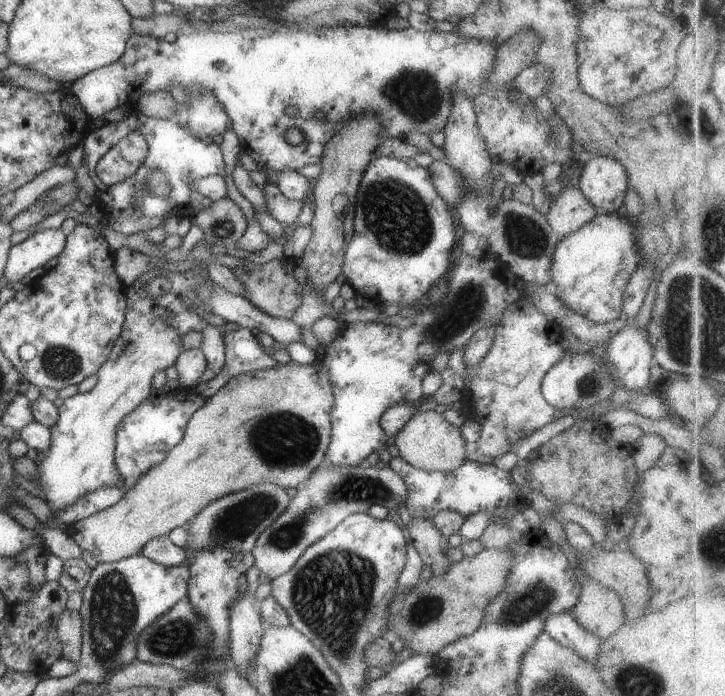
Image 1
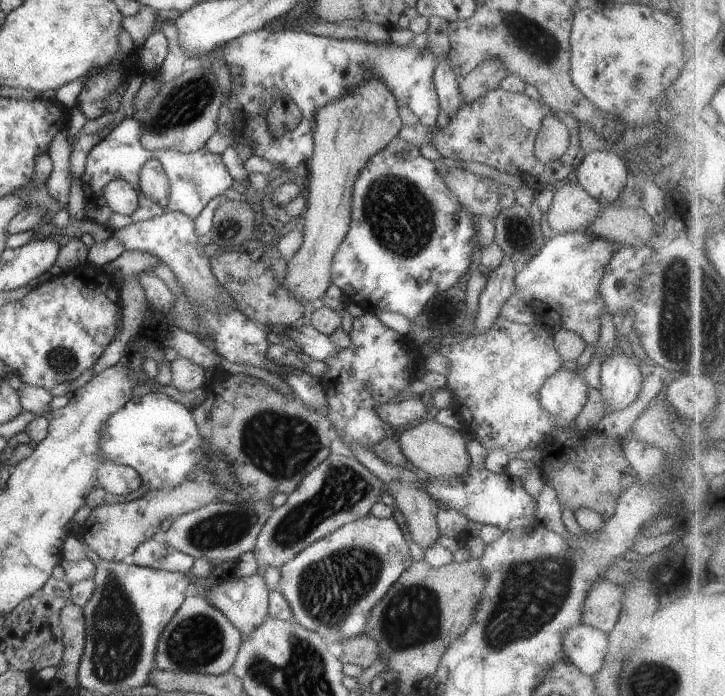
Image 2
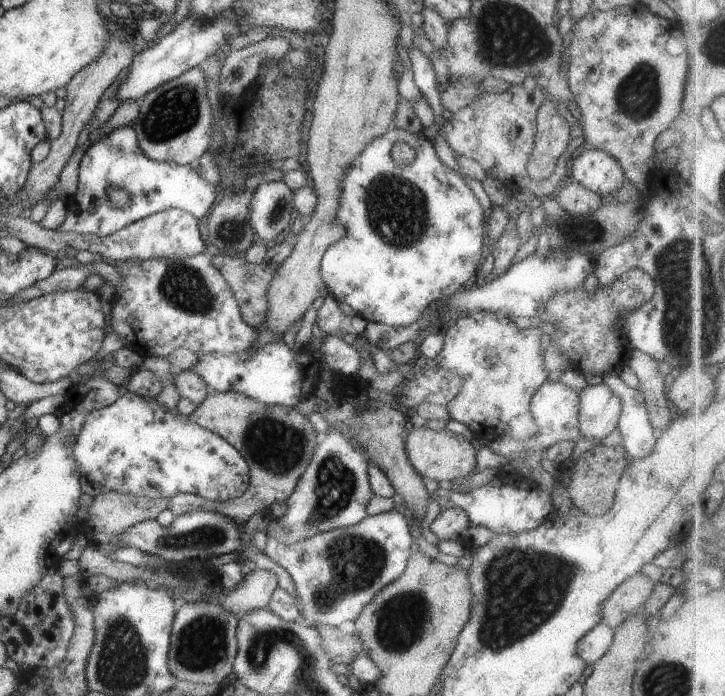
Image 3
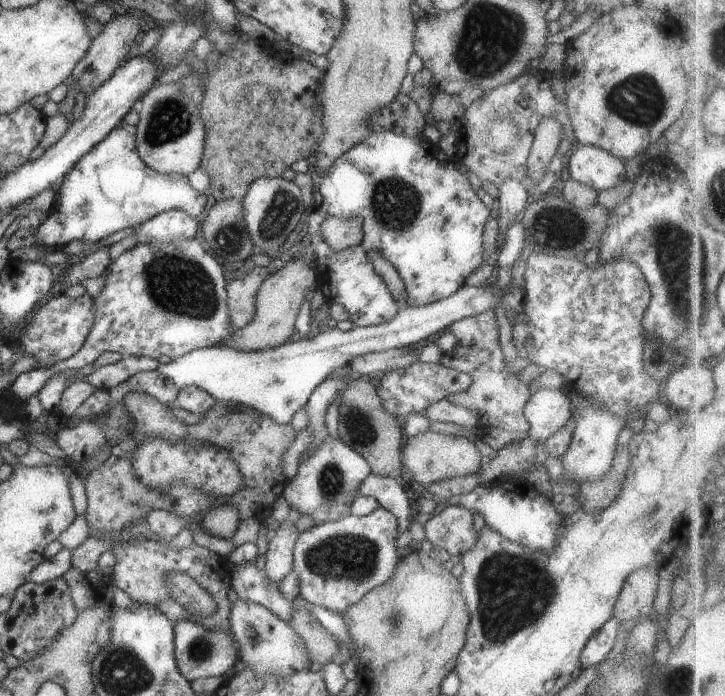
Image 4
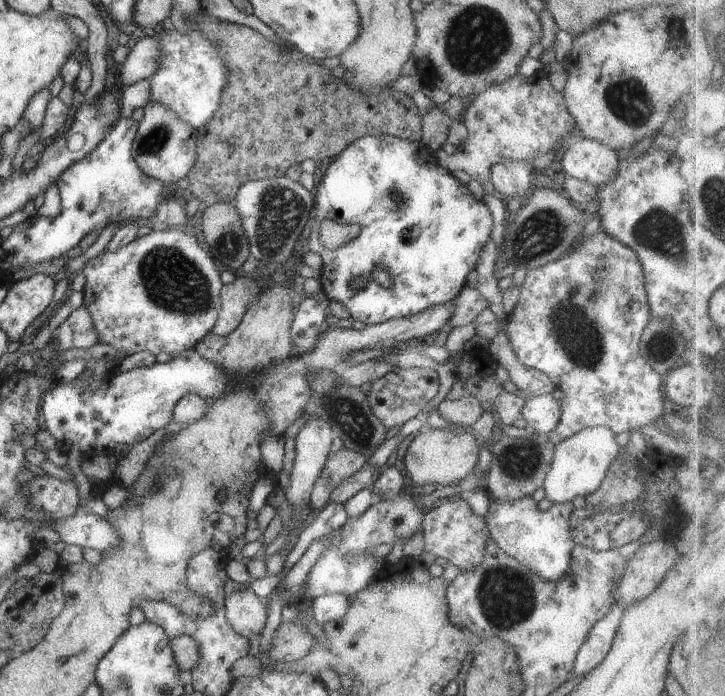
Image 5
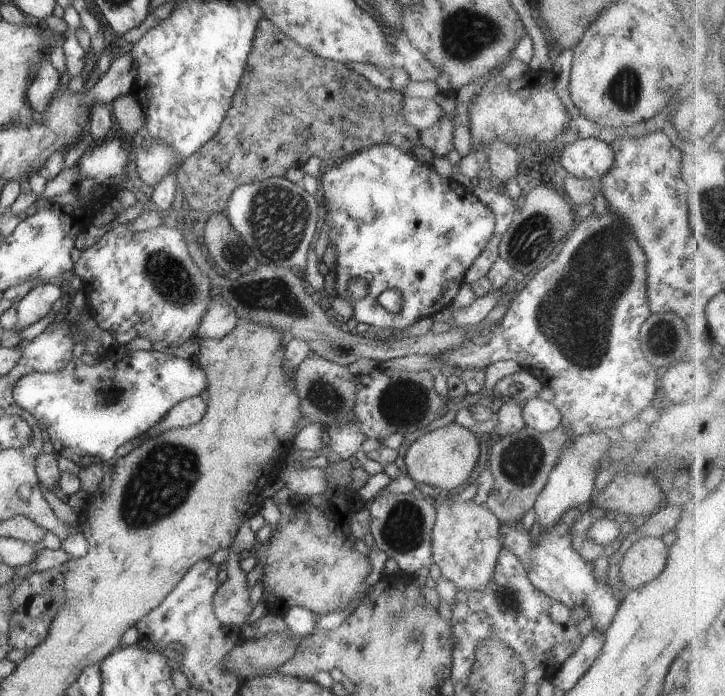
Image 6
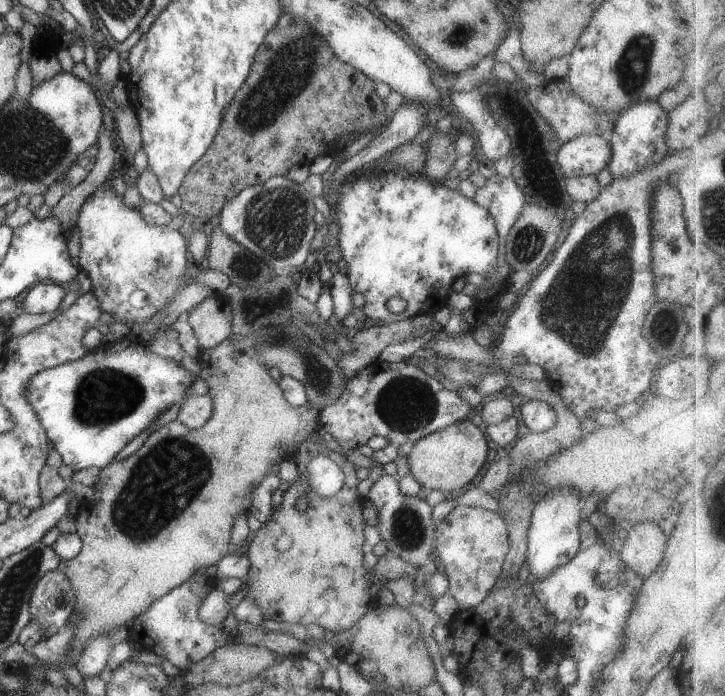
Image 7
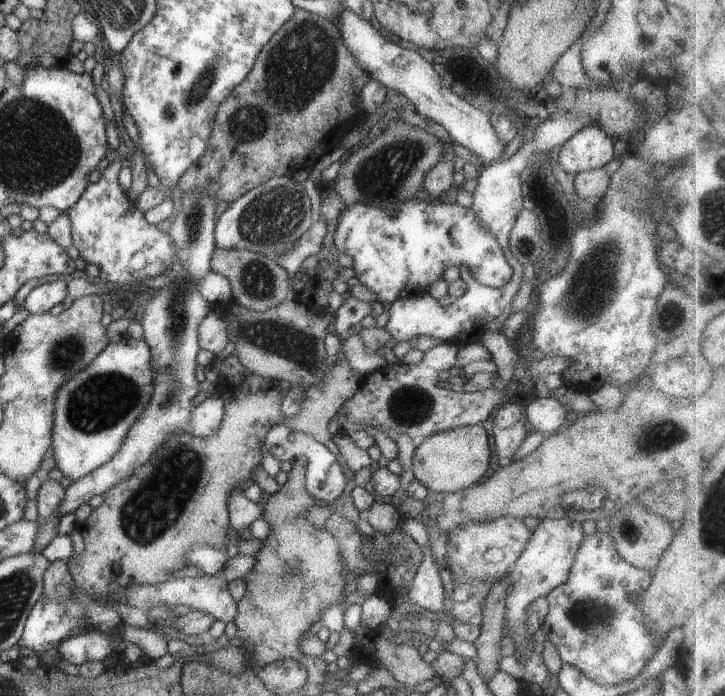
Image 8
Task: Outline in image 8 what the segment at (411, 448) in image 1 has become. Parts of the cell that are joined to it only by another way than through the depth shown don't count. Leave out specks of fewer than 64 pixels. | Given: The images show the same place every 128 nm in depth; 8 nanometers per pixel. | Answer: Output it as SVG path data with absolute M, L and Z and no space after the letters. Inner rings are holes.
M481 423L442 431L417 443L411 460L413 475L434 493L455 493L477 482L490 464L490 440Z

